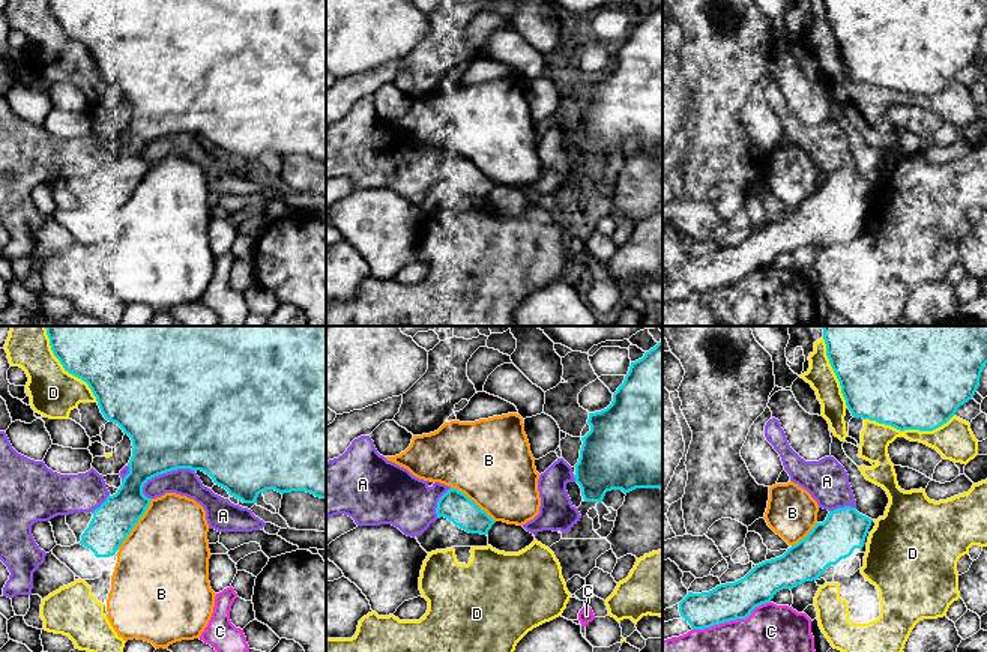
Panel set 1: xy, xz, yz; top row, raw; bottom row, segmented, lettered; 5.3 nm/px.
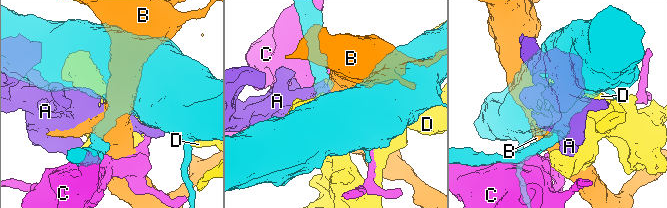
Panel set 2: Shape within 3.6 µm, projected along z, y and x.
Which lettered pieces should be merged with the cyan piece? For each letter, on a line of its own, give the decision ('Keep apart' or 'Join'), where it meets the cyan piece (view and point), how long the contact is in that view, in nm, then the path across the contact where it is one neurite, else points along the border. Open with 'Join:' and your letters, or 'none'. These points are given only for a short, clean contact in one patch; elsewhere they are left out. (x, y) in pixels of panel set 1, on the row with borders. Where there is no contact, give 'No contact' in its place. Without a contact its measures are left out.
Join: none
A: Keep apart. Touches cyan at xy (164, 472). Shared border 320 nm
B: Keep apart. Touches cyan at xy (135, 523). Shared border 320 nm
C: Keep apart. Touches cyan at yz (730, 619). Shared border 440 nm
D: Keep apart. Touches cyan at yz (909, 428). Shared border 480 nm

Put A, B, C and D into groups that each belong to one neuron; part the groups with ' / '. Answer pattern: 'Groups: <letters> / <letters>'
Groups: A / B / C / D

